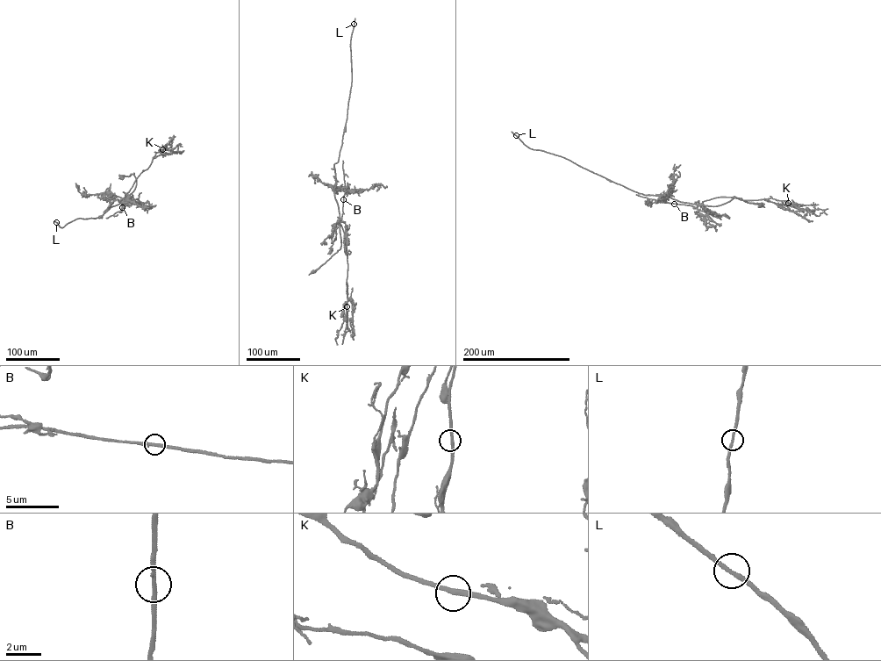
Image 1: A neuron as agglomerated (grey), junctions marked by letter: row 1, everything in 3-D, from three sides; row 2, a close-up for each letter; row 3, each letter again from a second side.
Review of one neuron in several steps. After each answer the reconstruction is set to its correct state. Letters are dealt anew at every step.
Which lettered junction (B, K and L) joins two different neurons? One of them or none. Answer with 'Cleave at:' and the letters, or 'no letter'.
Cleave at: no letter

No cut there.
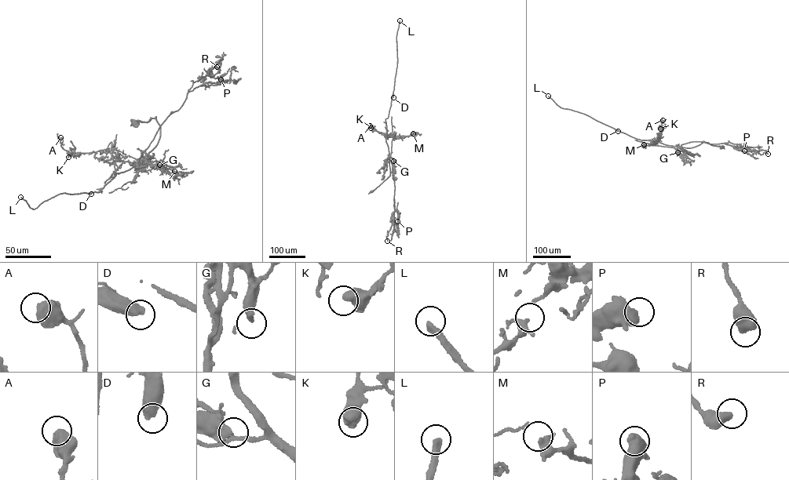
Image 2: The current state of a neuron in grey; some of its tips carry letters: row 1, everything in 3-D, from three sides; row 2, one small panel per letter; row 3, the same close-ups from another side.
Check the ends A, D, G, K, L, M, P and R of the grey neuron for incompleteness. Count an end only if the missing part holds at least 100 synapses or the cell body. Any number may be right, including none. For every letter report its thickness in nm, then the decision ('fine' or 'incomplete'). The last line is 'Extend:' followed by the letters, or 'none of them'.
A: 600 nm | fine
D: 550 nm | fine
G: 460 nm | fine
K: 600 nm | fine
L: 360 nm | incomplete
M: 320 nm | fine
P: 650 nm | incomplete
R: 550 nm | fine
Extend: L, P

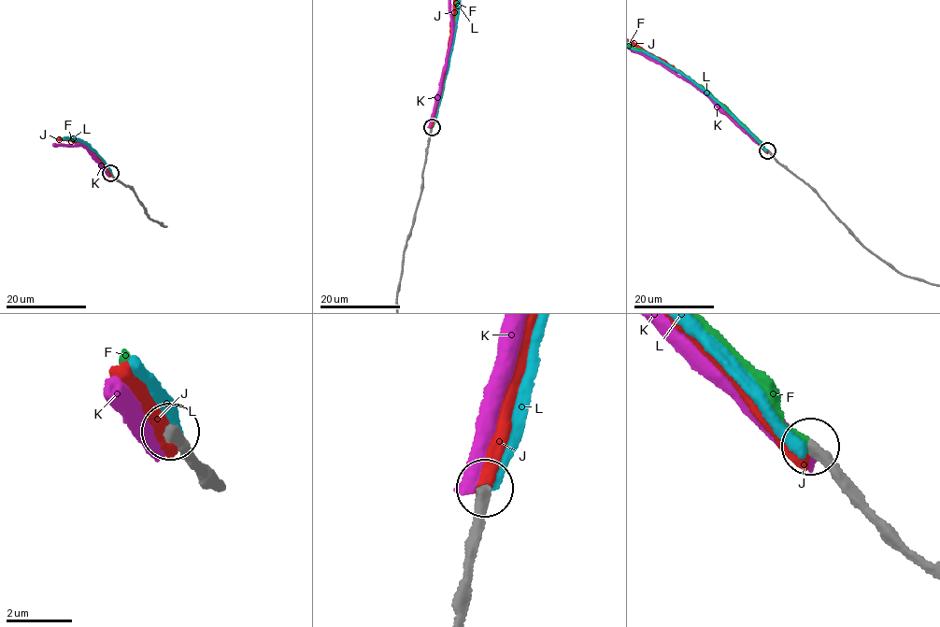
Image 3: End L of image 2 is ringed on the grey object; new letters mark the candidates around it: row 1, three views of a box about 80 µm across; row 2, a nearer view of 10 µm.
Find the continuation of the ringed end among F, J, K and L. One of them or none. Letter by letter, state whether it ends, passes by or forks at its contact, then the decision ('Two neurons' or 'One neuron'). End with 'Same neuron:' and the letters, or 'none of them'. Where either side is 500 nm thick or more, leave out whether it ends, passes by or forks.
F: It ends there. One neuron
J: It ends there. Two neurons
K: Two neurons
L: It ends there. Two neurons
Same neuron: F

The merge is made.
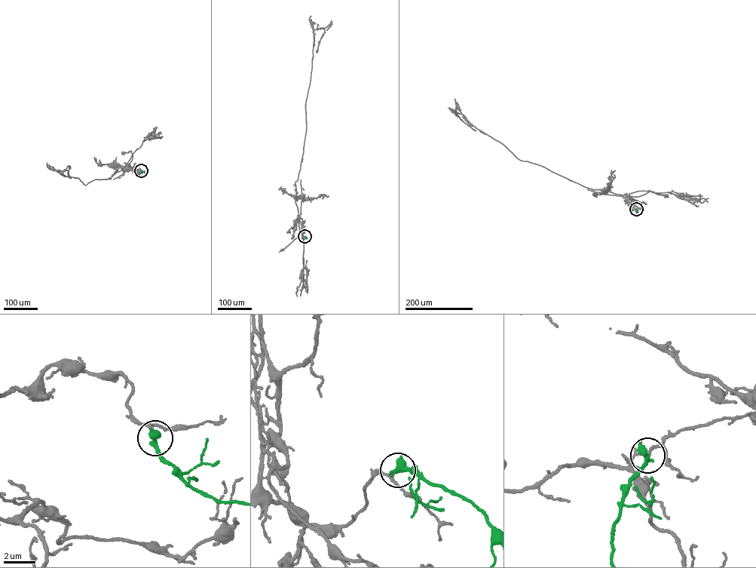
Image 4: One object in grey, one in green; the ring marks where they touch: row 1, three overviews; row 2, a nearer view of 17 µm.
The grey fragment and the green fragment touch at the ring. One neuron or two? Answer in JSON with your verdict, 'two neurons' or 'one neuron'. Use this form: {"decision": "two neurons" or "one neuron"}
{"decision": "one neuron"}

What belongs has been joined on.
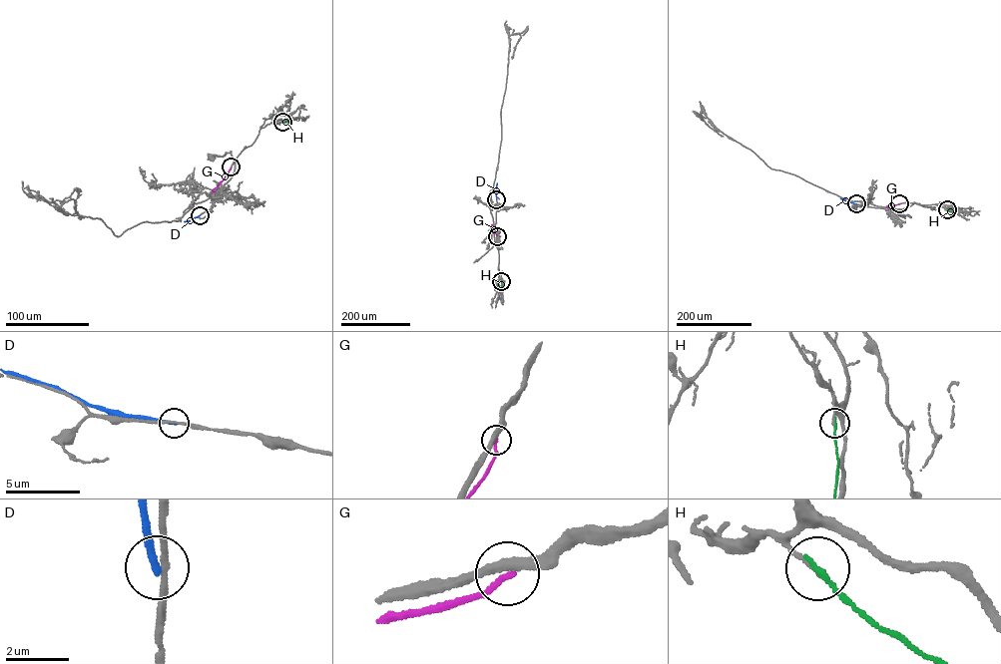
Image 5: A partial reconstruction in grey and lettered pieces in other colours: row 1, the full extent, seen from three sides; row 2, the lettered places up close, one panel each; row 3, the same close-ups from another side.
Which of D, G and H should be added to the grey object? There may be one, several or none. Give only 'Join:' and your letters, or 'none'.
Join: none

